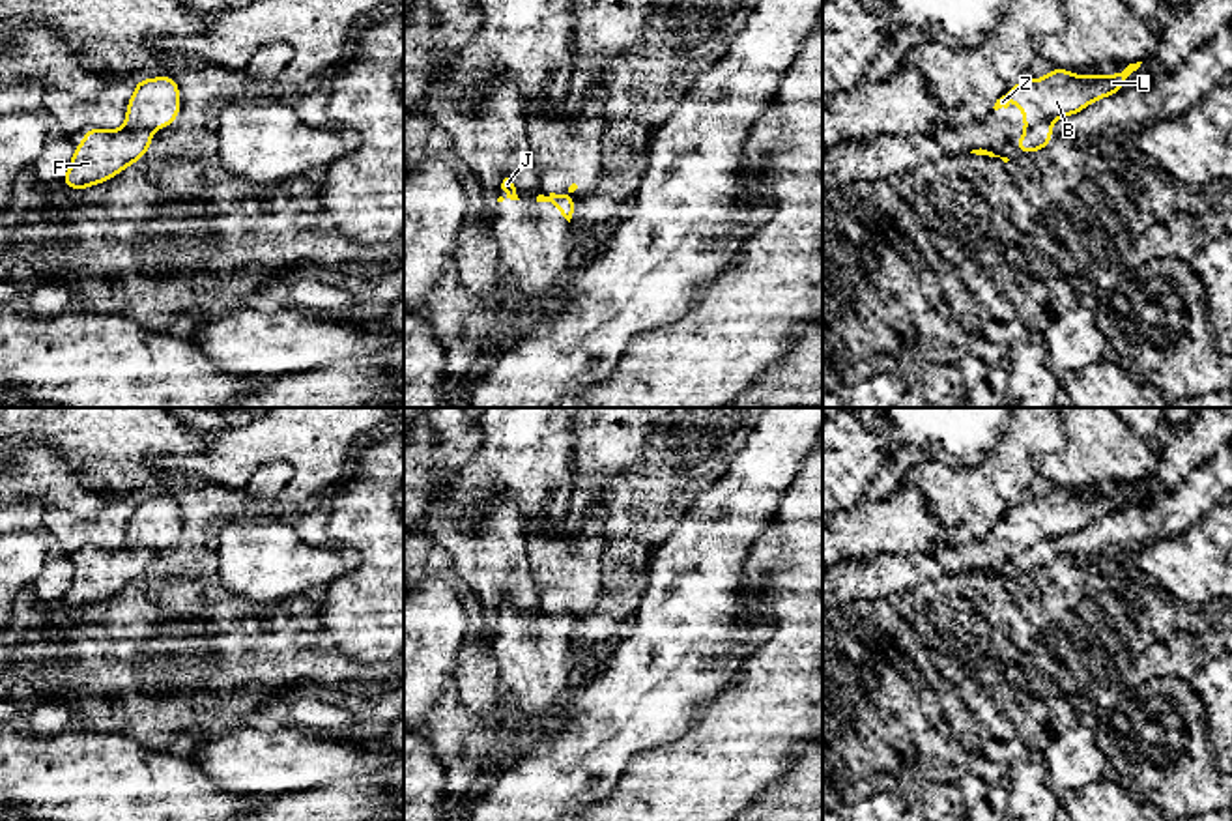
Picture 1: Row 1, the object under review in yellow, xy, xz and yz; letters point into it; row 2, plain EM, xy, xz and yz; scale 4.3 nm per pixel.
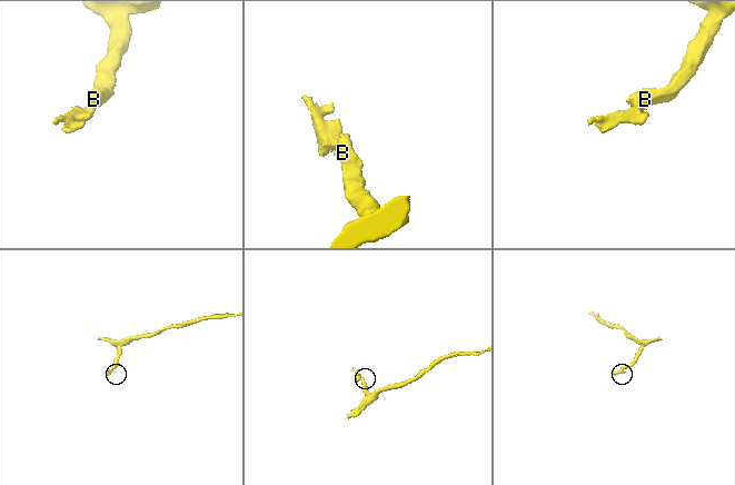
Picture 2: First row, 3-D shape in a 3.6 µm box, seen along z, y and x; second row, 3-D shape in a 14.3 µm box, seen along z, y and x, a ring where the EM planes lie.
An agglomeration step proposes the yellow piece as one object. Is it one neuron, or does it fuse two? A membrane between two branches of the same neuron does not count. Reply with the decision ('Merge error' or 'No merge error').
Merge error

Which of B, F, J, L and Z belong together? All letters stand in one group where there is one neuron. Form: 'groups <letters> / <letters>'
groups B L Z / F J

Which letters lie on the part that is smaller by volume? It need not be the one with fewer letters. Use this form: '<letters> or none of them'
F, J

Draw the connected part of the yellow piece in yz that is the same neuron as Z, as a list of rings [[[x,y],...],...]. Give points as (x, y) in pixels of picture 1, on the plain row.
[[[1129,483],[1122,492],[1110,496],[1092,496],[1088,492],[1071,496],[1066,486],[1056,486],[1041,499],[1030,497],[1011,505],[996,518],[993,527],[1008,527],[1010,518],[1017,516],[1017,526],[1024,531],[1024,548],[1028,550],[1039,539],[1077,533],[1092,520],[1122,511],[1124,501],[1140,483]]]

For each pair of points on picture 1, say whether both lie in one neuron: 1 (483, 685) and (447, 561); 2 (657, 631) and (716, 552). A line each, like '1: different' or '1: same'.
1: same
2: same

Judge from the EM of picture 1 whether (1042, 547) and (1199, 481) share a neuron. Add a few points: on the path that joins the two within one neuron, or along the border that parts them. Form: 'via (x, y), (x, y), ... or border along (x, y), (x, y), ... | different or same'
via (1081, 545), (1128, 530), (1145, 518), (1160, 518) | same

